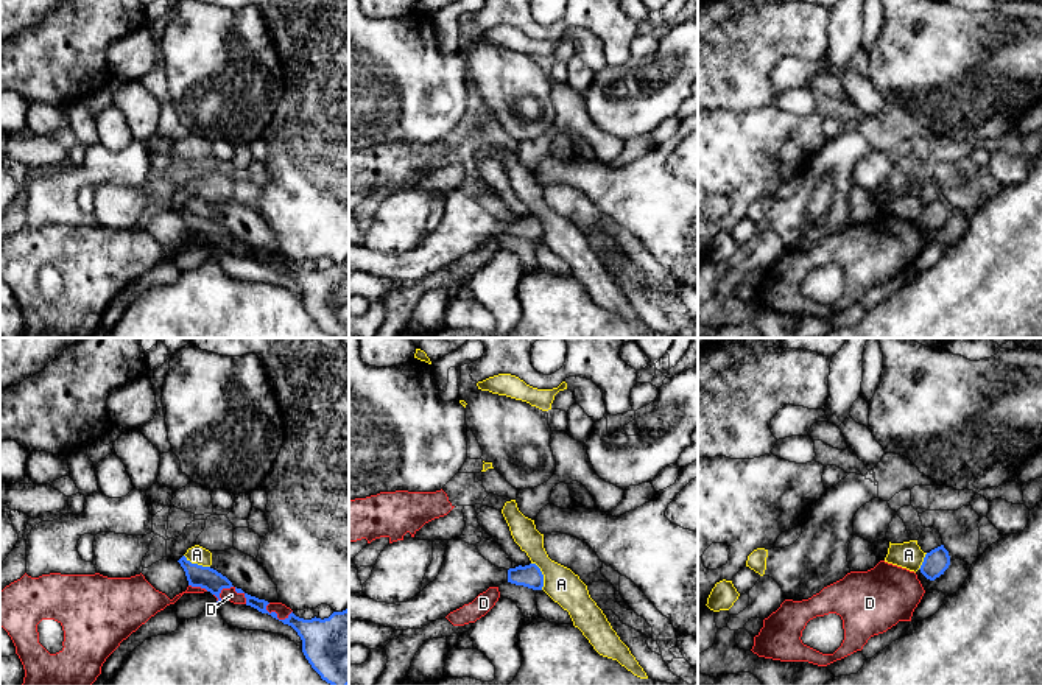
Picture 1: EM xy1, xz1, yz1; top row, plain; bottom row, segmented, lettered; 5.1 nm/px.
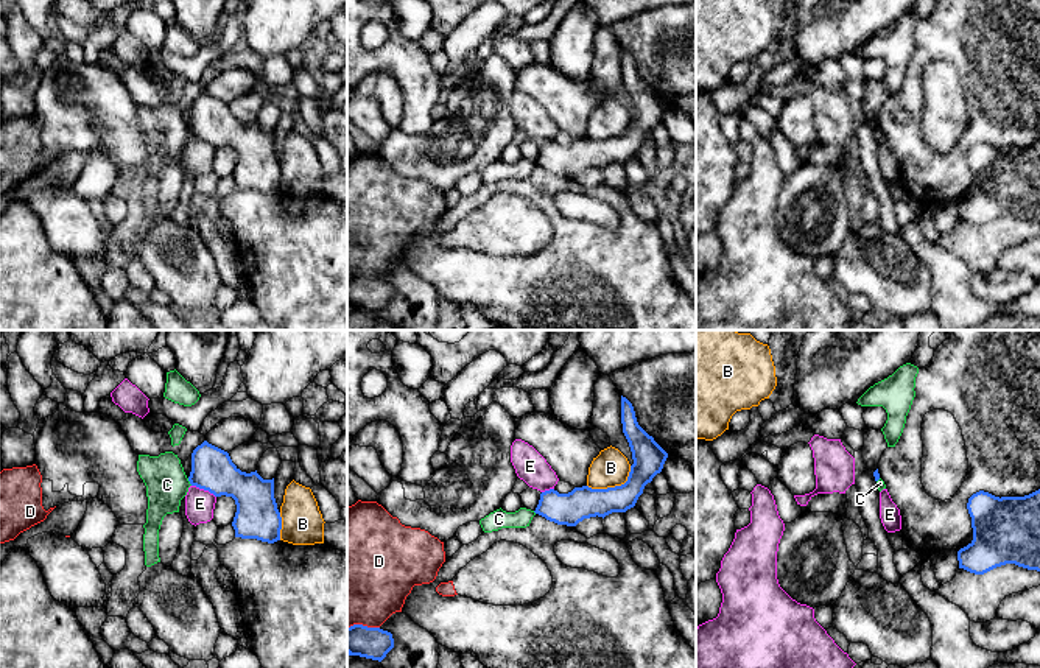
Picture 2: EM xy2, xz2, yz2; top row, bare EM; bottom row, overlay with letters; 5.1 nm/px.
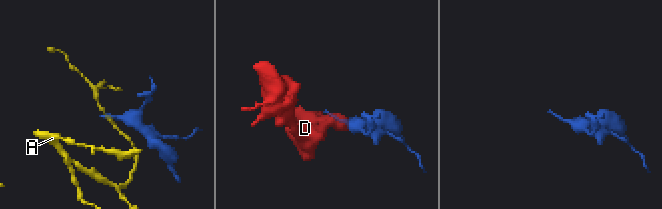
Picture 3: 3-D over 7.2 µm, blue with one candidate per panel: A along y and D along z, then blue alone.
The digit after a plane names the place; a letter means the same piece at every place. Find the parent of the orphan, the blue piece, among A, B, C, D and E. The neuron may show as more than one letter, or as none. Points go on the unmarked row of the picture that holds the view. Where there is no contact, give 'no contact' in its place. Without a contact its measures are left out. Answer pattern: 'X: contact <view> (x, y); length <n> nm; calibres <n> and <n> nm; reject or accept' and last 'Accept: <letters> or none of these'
A: contact xz1 (542, 226); length 160 nm; calibres 120 and 180 nm; reject
B: contact xz2 (615, 137); length 260 nm; calibres 160 and 190 nm; reject
C: contact xy2 (189, 131); length 50 nm; calibres 220 and 220 nm; reject
D: contact xy1 (232, 237); length 180 nm; calibres 120 and 70 nm; reject
E: contact xy2 (204, 140); length 140 nm; calibres 220 and 150 nm; reject
Accept: none of these

